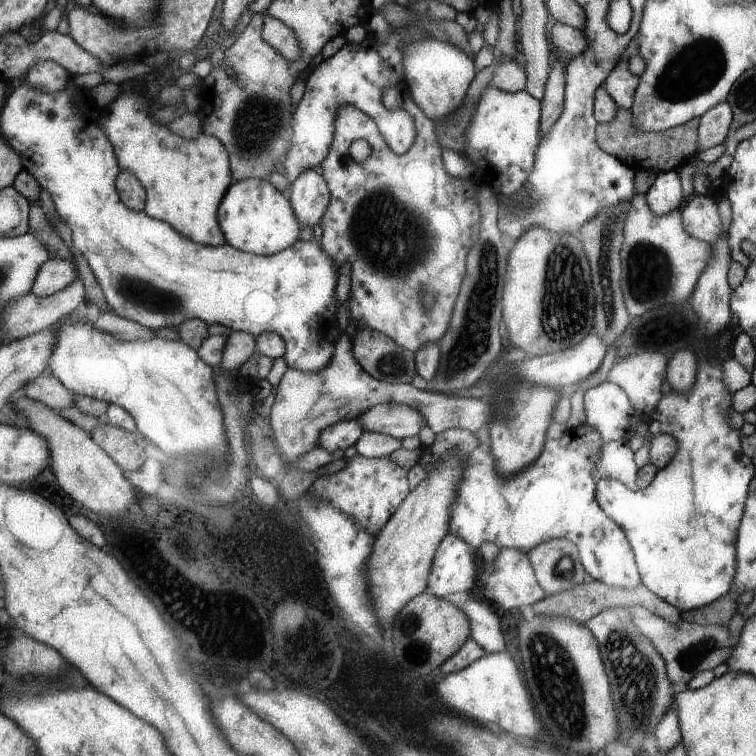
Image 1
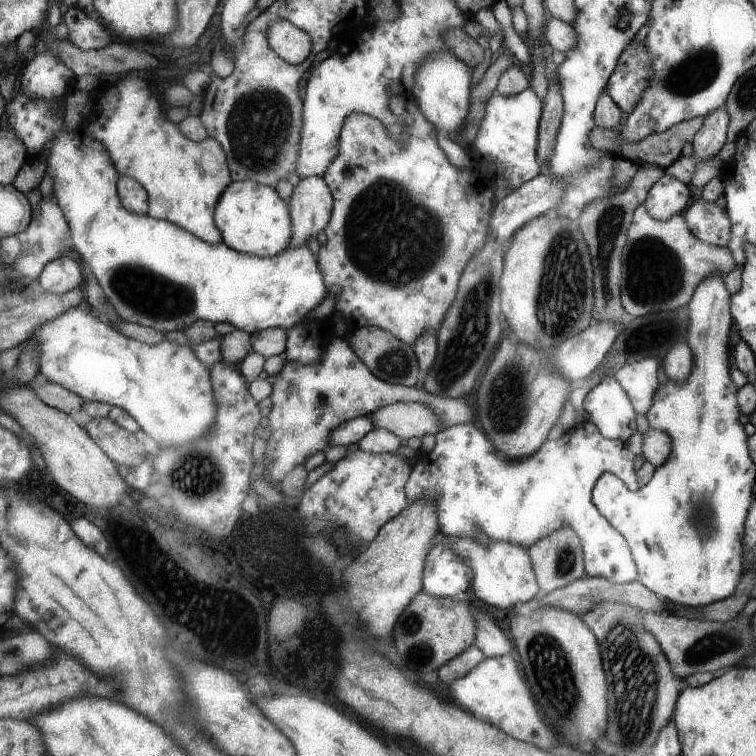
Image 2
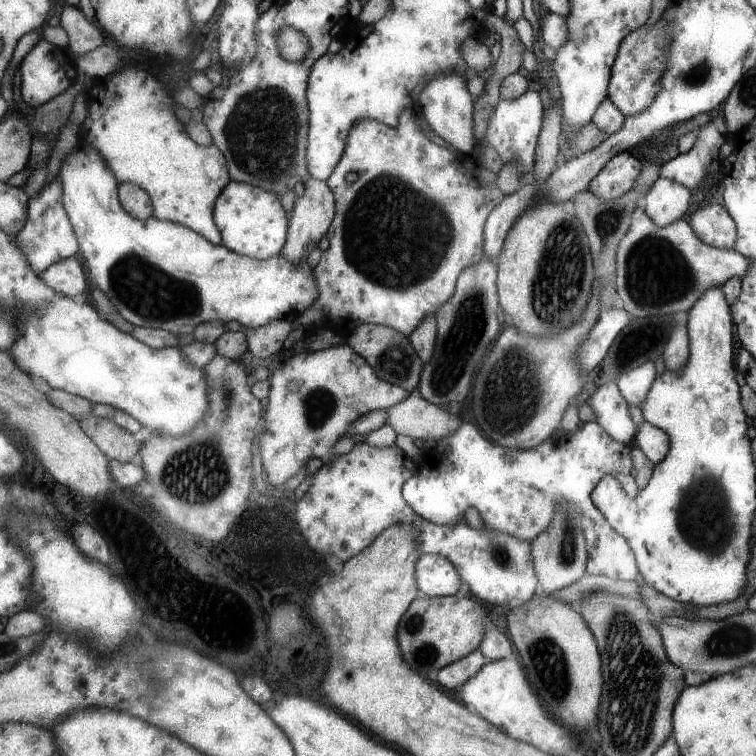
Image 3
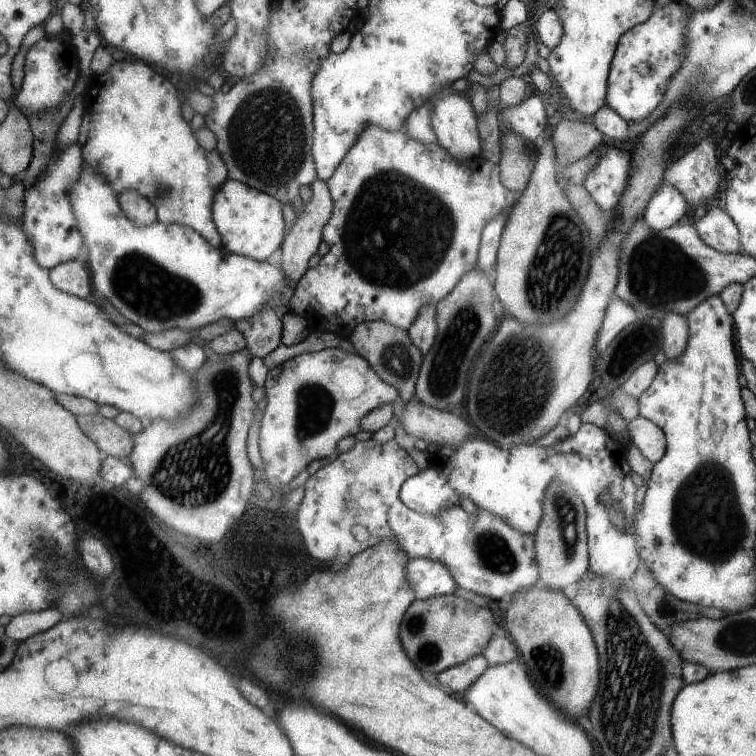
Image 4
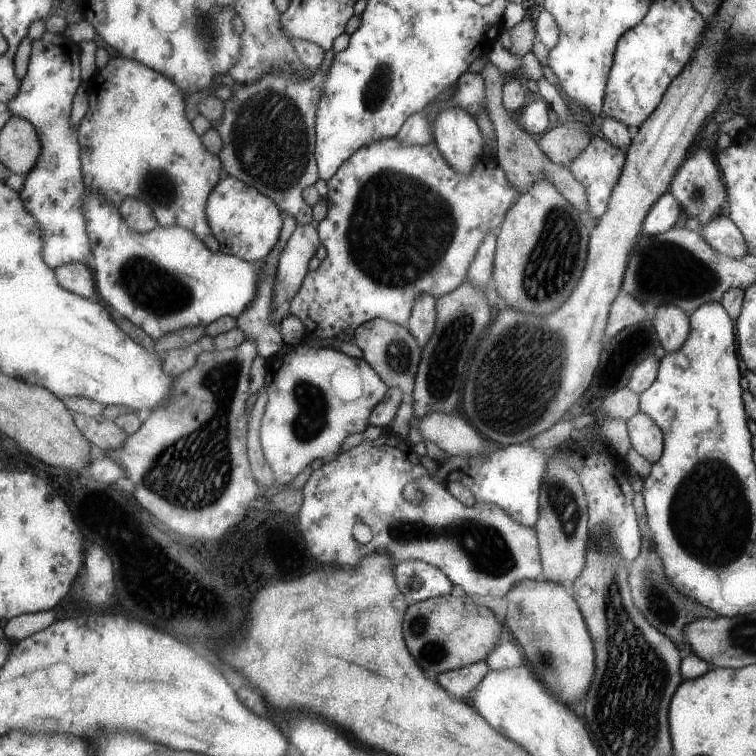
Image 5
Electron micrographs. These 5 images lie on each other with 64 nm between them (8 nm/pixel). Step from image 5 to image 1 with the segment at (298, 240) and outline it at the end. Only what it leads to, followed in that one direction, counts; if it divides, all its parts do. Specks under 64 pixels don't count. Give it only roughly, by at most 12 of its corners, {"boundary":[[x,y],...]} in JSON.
{"boundary":[[308,168],[288,189],[300,226],[316,226],[330,204],[327,181]]}

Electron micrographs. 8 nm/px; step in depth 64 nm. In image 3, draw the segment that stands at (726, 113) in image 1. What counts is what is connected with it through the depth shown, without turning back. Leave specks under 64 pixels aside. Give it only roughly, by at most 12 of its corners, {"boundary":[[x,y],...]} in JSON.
{"boundary":[[726,120],[700,128],[692,149],[660,165],[660,177],[692,192],[709,178],[728,138]]}

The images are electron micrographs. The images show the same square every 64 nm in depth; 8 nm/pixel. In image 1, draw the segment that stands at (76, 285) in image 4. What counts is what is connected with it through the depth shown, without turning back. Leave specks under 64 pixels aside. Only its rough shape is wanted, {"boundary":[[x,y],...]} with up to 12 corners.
{"boundary":[[49,259],[31,292],[38,299],[60,293],[76,278],[70,260]]}

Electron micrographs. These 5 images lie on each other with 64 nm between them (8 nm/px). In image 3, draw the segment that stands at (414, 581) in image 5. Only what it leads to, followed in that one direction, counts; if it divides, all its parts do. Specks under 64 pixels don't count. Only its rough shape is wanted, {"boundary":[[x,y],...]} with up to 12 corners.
{"boundary":[[424,554],[416,564],[420,595],[454,596],[464,580],[446,556]]}

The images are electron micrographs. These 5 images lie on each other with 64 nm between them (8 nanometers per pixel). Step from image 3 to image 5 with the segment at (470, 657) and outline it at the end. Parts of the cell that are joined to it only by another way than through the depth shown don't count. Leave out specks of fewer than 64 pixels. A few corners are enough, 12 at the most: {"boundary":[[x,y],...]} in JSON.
{"boundary":[[484,661],[440,673],[438,682],[468,700],[488,674]]}

